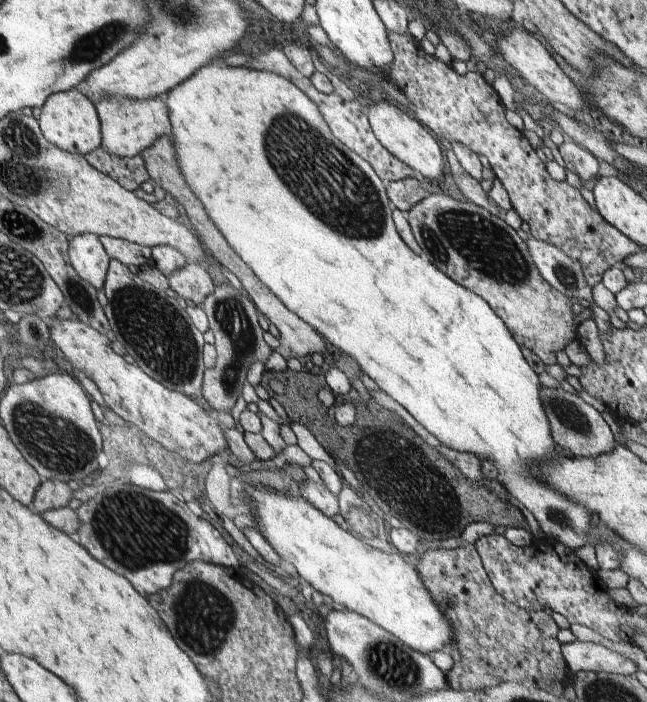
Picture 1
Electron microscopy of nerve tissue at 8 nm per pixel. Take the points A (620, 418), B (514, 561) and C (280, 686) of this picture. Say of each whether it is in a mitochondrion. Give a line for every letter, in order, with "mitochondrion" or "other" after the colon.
A: other
B: other
C: other

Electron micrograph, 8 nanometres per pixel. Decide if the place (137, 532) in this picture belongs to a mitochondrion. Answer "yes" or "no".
yes

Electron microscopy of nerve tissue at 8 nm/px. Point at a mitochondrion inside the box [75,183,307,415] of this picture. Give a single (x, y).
(151, 325)

